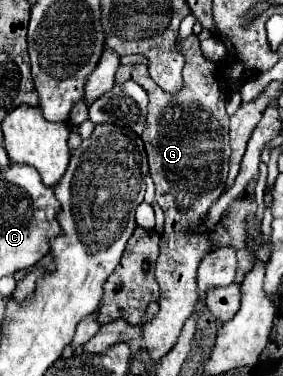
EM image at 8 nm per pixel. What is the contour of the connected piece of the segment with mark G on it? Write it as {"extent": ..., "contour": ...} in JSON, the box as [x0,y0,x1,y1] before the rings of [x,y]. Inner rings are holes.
{"extent":[132,35,230,359],"contour":[[[190,35],[186,41],[182,41],[182,55],[186,57],[184,67],[184,89],[178,95],[164,93],[150,77],[146,65],[136,65],[132,71],[132,79],[142,85],[150,97],[148,103],[148,125],[144,133],[140,135],[148,153],[148,165],[150,165],[150,177],[156,183],[156,201],[164,209],[166,225],[160,241],[160,255],[156,261],[156,281],[160,285],[160,311],[158,315],[144,323],[142,337],[144,345],[150,349],[152,359],[162,359],[172,345],[176,345],[180,337],[180,329],[184,327],[184,321],[196,311],[196,301],[200,299],[200,293],[196,289],[196,273],[200,267],[200,261],[212,251],[210,233],[198,233],[194,227],[204,223],[204,217],[212,203],[218,201],[218,197],[224,191],[226,175],[228,175],[228,159],[230,159],[230,145],[228,145],[228,115],[224,111],[226,103],[226,85],[218,77],[218,65],[206,59],[200,51],[200,41],[196,35]]]}

